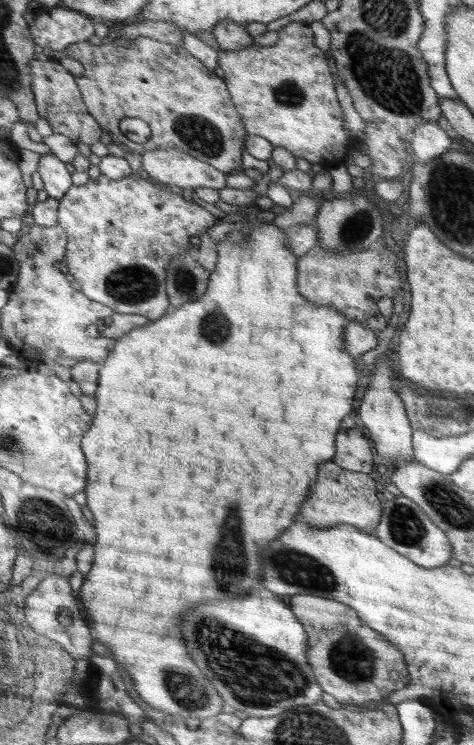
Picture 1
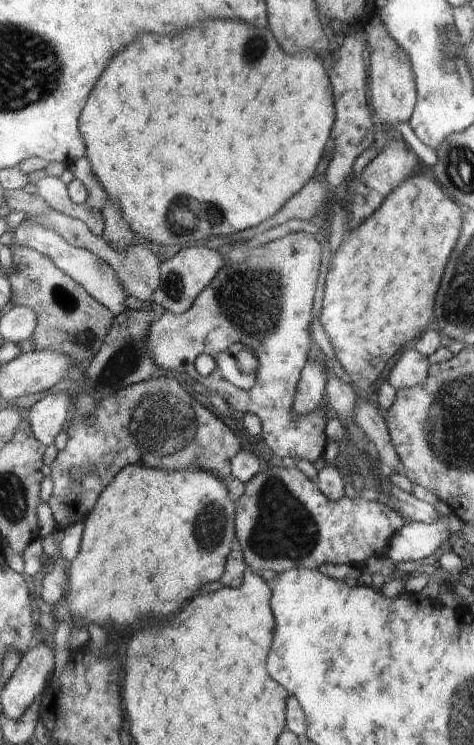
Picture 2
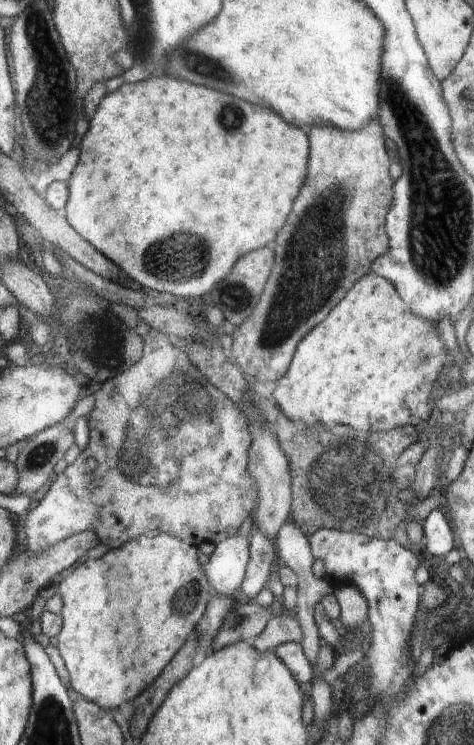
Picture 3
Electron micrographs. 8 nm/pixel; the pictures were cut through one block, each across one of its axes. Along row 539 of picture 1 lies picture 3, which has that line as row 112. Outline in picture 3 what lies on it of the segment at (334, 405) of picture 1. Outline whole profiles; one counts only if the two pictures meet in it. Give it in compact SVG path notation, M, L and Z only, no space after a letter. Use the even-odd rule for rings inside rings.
M172 76L148 78L138 84L125 82L112 94L107 94L108 96L100 102L100 108L96 110L96 114L92 115L92 120L89 119L90 130L82 140L78 166L67 182L68 198L63 211L66 220L76 230L76 234L80 238L87 240L88 244L97 248L100 254L116 264L125 275L141 284L146 292L151 292L168 301L179 297L191 301L203 298L214 290L214 286L222 280L222 276L226 276L232 270L232 264L242 254L266 246L268 242L274 240L276 232L282 228L286 216L290 214L294 198L298 196L300 186L306 180L308 138L300 128L288 126L272 110L248 104L242 98L234 98L224 92L218 92L218 90L212 90L206 86L196 86L196 84L190 84L186 80L178 80Z

